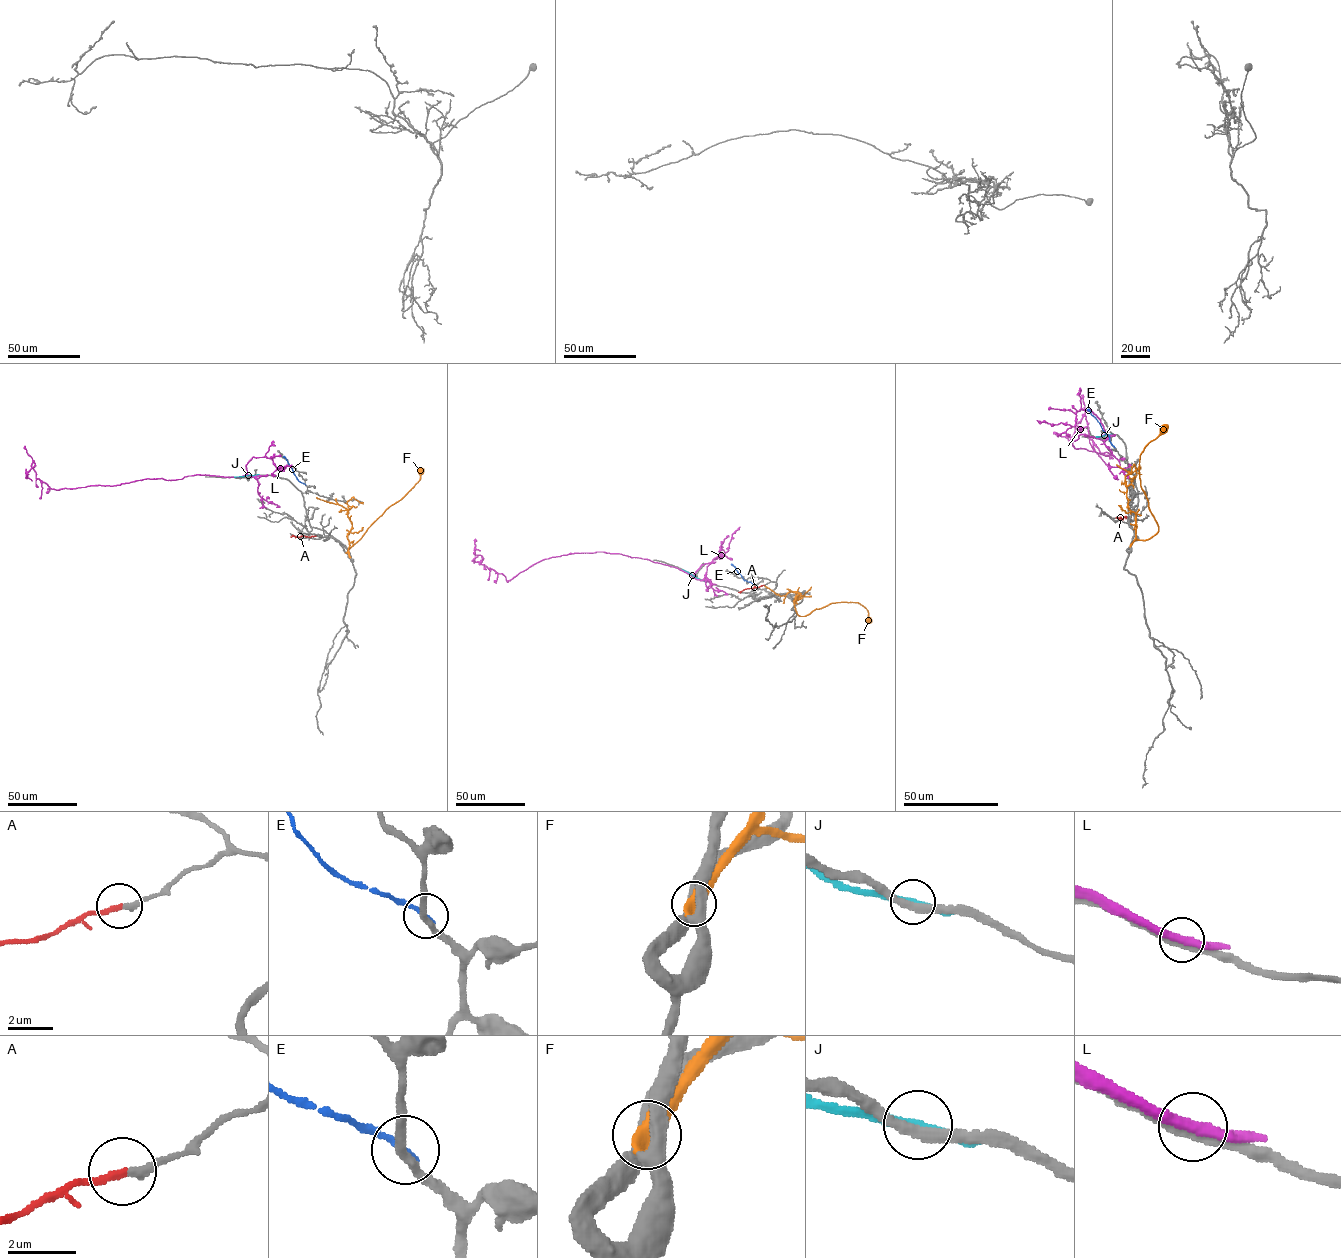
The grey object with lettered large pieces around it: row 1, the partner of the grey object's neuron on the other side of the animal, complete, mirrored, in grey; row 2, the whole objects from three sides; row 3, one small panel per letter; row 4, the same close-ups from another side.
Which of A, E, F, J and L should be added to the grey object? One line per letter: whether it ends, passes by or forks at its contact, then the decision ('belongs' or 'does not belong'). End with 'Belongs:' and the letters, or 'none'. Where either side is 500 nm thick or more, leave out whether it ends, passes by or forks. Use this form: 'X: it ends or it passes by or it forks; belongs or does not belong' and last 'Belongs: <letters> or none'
A: it ends; belongs
E: it ends; does not belong
F: belongs
J: it passes by; does not belong
L: it passes by; does not belong
Belongs: A, F

